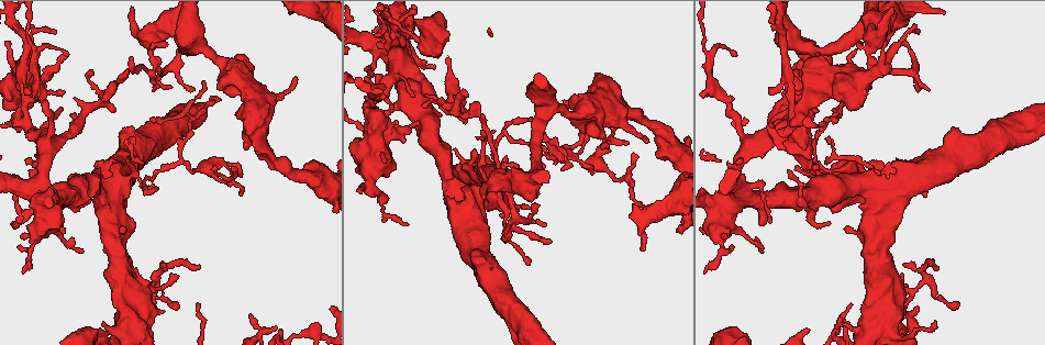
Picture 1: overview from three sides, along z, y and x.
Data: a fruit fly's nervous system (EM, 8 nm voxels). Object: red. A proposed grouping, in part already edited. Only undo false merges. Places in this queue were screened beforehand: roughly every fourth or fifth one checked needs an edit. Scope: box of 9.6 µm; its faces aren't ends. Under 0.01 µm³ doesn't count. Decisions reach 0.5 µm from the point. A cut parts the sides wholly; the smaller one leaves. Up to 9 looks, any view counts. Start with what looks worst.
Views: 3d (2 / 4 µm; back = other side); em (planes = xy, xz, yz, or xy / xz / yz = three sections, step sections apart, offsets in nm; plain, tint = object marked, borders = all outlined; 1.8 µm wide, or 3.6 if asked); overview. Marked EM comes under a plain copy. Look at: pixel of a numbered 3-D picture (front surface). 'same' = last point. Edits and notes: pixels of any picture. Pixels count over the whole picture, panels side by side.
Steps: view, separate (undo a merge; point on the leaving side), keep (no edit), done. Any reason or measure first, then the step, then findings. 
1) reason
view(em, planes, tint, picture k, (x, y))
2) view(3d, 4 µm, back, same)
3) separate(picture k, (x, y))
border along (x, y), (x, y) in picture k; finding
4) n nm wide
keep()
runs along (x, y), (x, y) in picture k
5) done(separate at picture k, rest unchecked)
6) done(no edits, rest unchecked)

thick turns thin
view(em, xz, step 8, tint, picture 1, (147, 290))

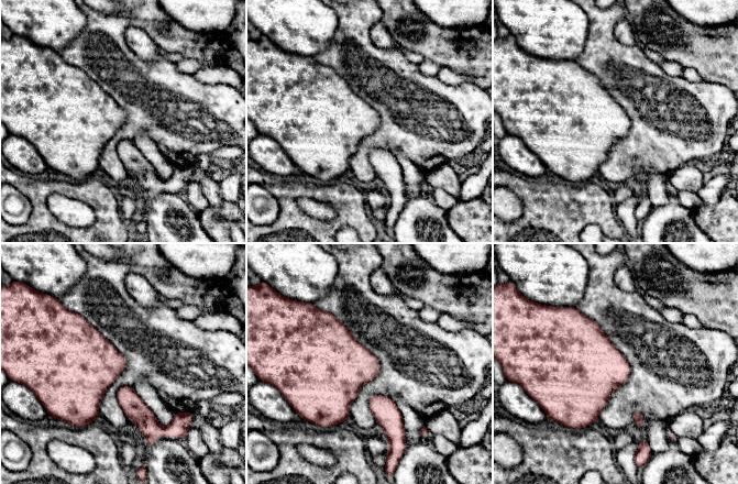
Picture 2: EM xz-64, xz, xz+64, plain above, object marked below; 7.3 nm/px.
view(em, planes, tint, same)

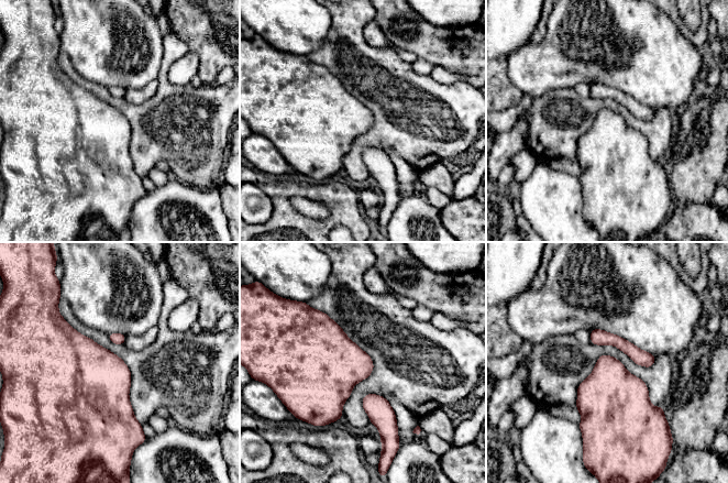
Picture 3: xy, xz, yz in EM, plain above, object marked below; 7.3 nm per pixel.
340 nm wide
keep()
continuous, no second neuron

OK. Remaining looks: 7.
small branch off a trunk
view(em, planes, borders, picture 1, (728, 199))

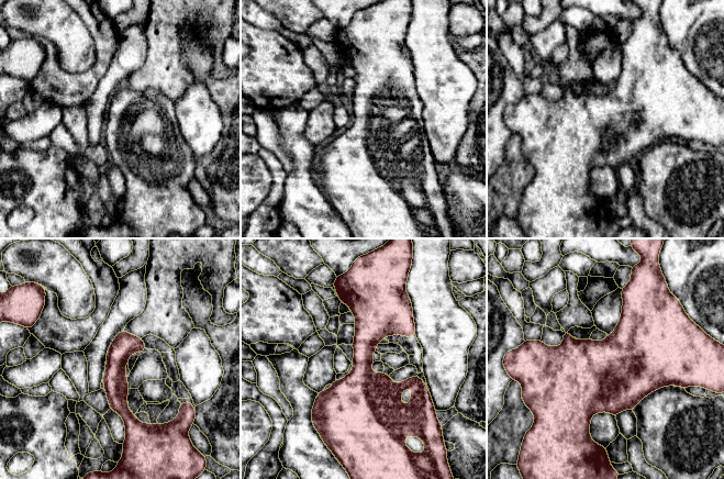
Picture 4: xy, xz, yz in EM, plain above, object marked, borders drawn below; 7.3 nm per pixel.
keep()
runs along (122, 334), (118, 402), (130, 426) in picture 4; continuous, no second neuron

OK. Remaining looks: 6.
branch point
view(em, 3.6 µm, xy, step 8, tint, picture 1, (320, 183))

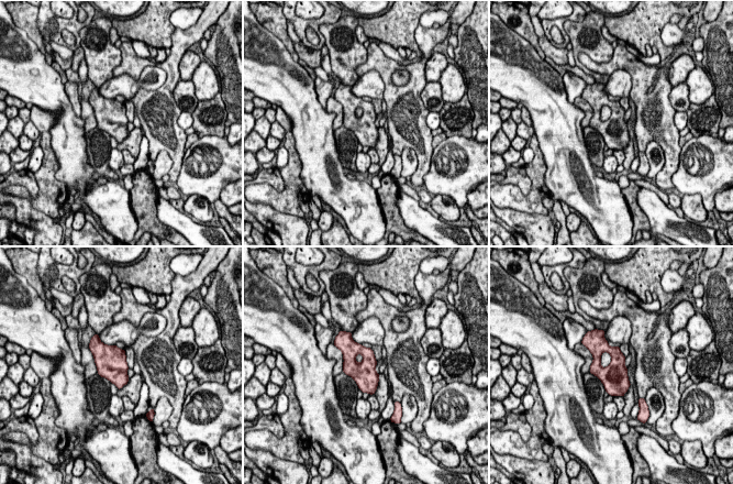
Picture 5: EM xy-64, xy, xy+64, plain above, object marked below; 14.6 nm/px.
keep()
continuous, no second neuron

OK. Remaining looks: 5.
abrupt turn
view(3d, 4 µm, back, picture 1, (871, 62))

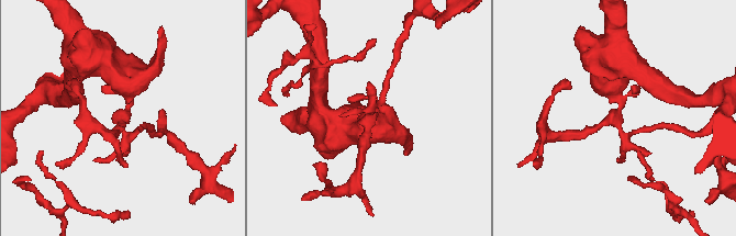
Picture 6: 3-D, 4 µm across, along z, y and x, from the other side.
view(em, xy, step 8, tint, picture 6, (618, 123))

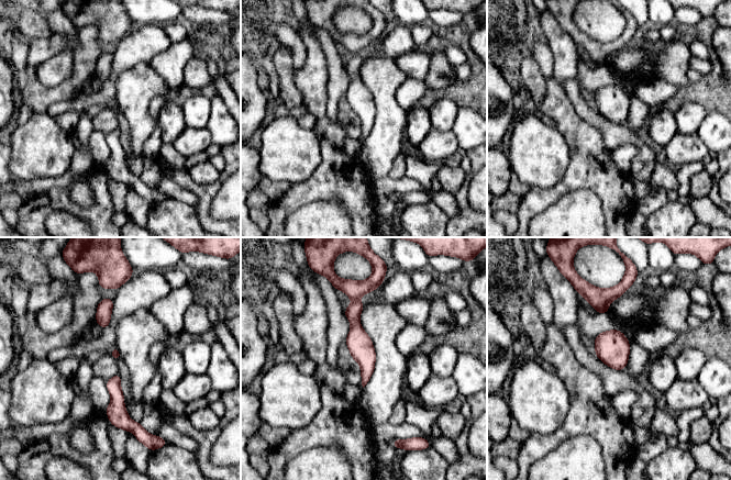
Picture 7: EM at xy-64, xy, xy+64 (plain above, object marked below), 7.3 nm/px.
cut it another way
view(em, planes, tint, same)

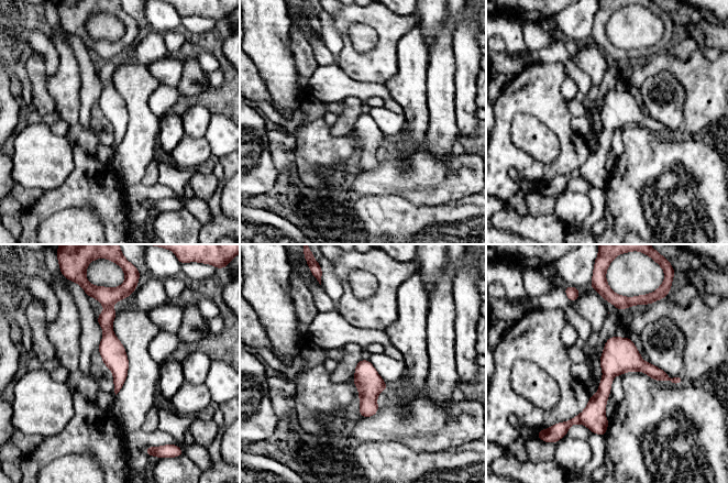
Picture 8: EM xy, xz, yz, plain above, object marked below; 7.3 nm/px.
separate(picture 8, (107, 296))
border along (111, 306), (106, 308) in picture 8; two neurons meet here

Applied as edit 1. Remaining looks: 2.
done(separate at picture 8, rest unchecked)

